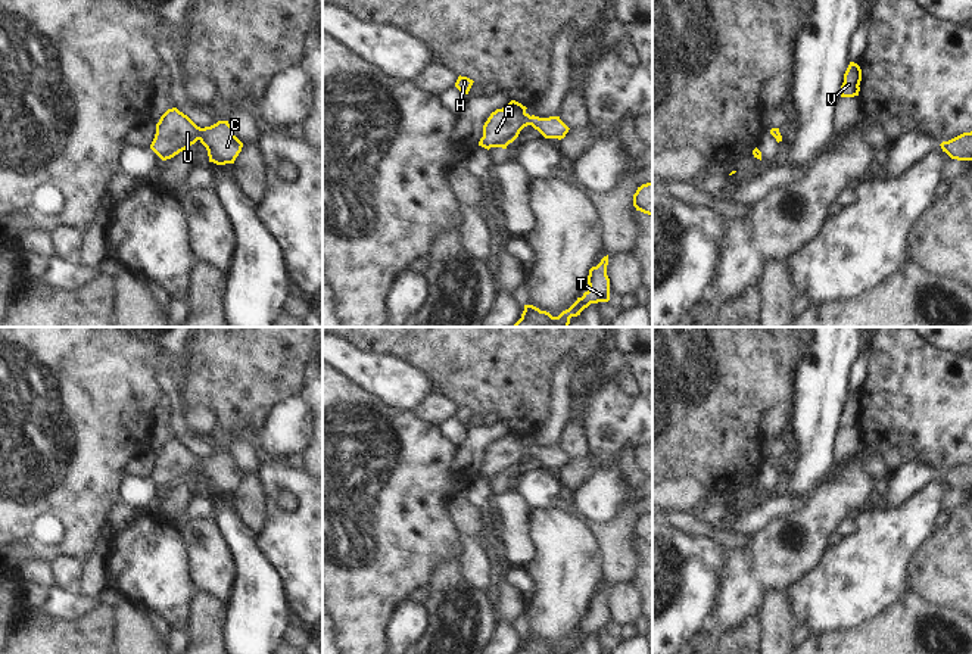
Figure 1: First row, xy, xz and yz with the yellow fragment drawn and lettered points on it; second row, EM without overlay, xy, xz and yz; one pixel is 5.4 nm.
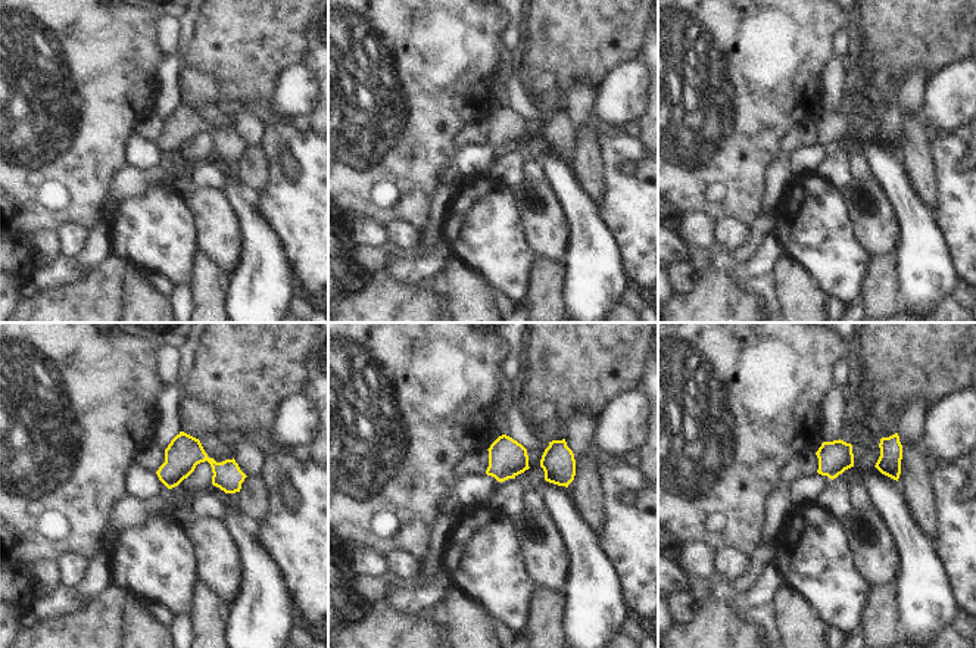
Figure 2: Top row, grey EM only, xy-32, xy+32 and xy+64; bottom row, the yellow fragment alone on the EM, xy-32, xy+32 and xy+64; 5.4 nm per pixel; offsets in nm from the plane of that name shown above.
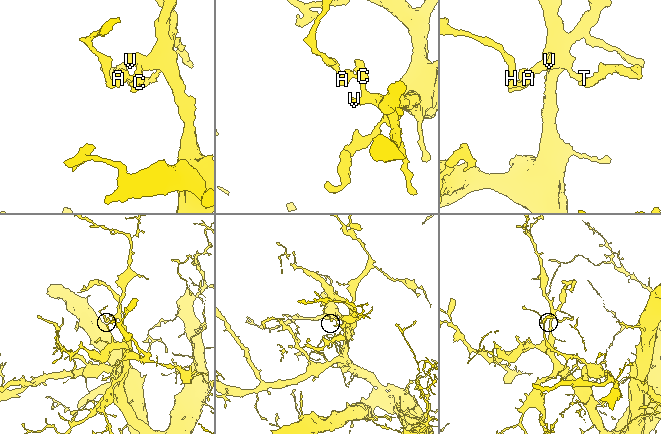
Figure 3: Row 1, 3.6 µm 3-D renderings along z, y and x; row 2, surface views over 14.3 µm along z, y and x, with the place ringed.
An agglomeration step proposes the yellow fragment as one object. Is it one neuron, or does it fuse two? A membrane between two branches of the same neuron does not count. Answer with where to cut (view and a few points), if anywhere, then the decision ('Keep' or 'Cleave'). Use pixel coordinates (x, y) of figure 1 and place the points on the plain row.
No split. Keep.

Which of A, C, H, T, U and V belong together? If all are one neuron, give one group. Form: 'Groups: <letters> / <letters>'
Groups: A C H T U V.

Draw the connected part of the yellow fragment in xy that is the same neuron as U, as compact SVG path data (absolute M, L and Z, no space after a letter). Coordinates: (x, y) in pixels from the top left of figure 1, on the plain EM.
M177 437L168 439L156 454L156 464L150 479L162 489L171 489L196 471L200 471L216 495L234 493L243 473L234 465L228 451L218 451L211 457L197 457Z

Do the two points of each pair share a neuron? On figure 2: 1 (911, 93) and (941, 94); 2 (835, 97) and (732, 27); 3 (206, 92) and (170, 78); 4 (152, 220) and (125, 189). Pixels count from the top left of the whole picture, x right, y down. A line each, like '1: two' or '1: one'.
1: two
2: two
3: two
4: two

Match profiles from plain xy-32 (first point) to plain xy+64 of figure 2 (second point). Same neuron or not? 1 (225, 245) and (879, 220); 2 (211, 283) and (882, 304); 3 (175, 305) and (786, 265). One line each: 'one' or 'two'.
1: one
2: one
3: one

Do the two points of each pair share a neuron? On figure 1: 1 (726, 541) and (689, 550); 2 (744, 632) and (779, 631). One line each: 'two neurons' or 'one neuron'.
1: two neurons
2: two neurons

